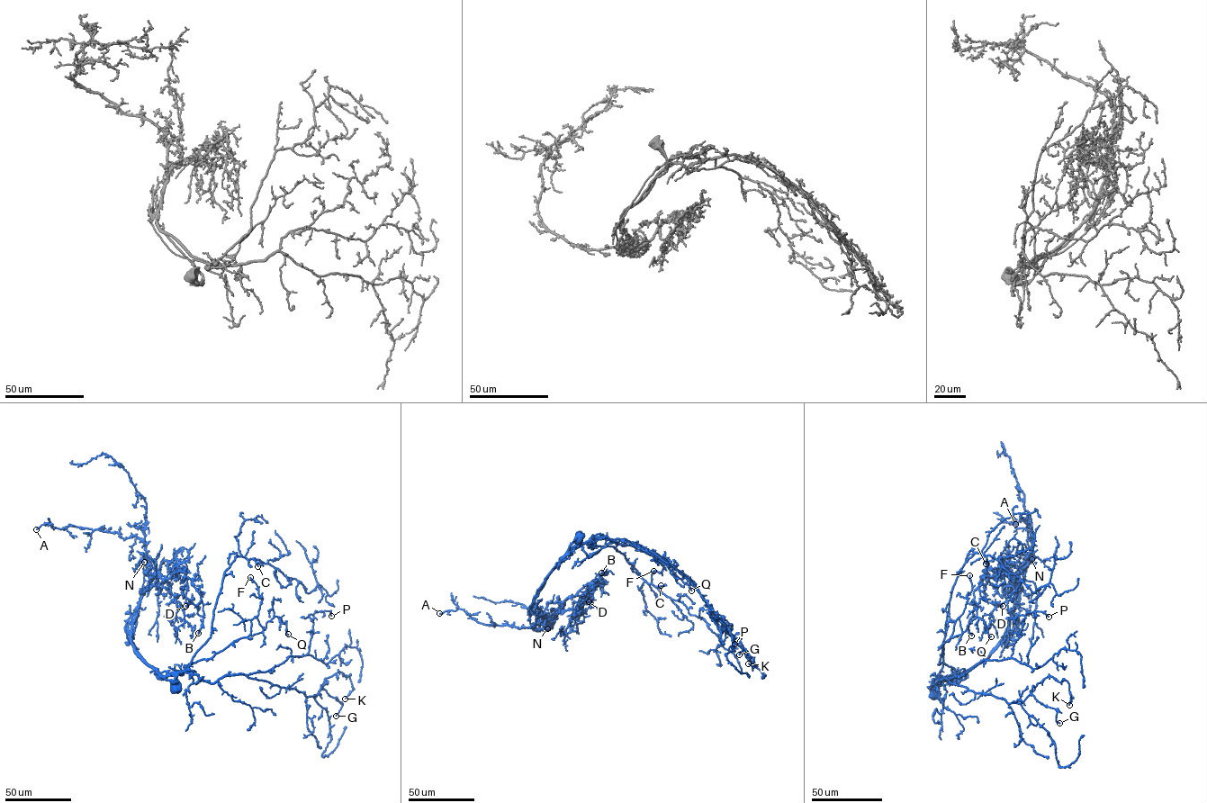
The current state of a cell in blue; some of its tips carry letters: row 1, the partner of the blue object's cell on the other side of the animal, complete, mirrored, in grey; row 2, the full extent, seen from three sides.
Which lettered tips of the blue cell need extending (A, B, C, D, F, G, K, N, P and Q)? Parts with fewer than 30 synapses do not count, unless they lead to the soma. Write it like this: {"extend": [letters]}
{"extend": ["A"]}

